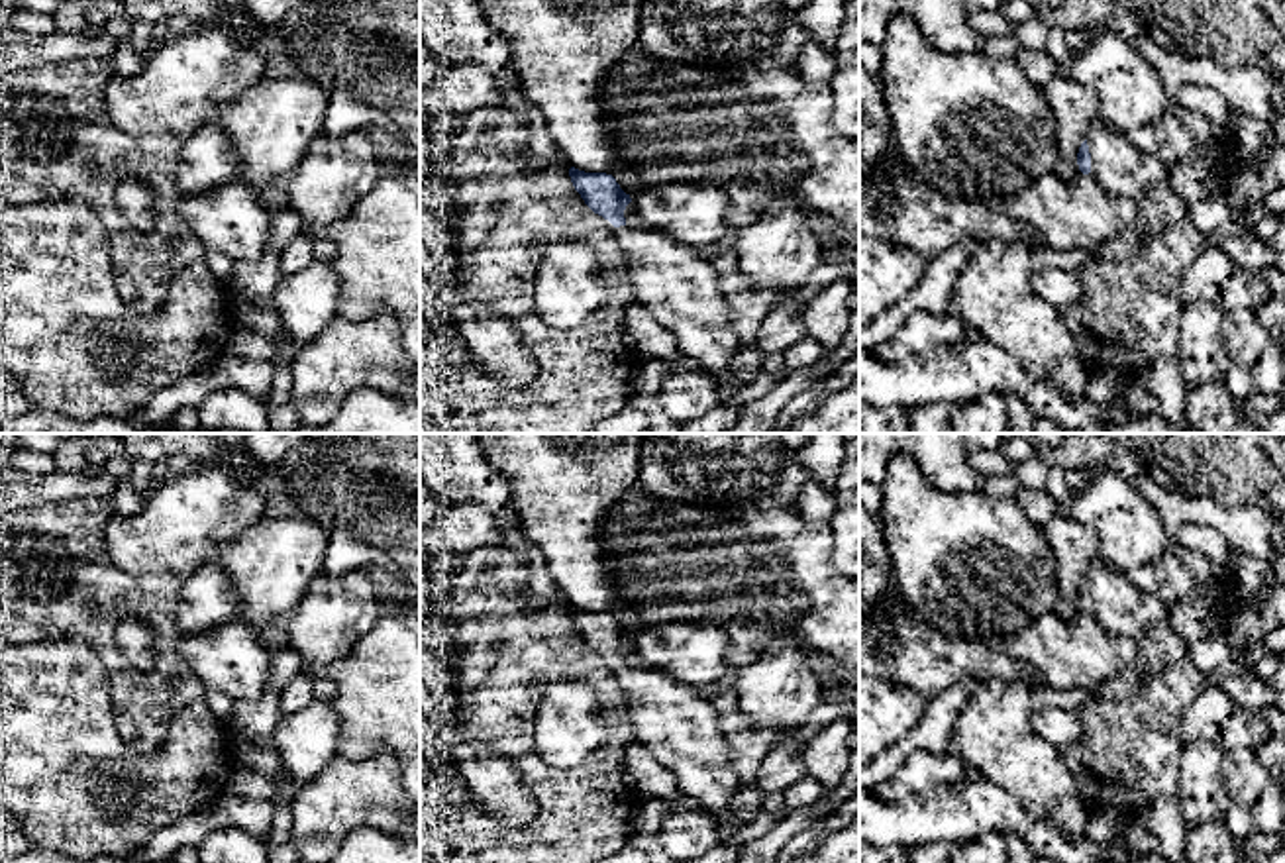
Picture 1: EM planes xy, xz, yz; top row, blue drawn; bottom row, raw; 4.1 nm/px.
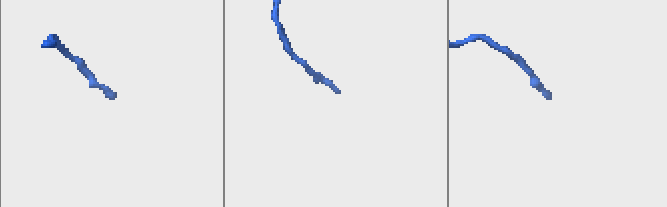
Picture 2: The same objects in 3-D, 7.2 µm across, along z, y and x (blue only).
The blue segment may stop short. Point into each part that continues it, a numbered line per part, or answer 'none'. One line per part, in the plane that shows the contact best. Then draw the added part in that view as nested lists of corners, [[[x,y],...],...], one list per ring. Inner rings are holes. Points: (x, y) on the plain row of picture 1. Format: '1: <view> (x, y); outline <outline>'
1: yz (1117, 605); outline [[[1095,561],[1089,567],[1087,584],[1091,592],[1091,616],[1114,635],[1128,635],[1136,641],[1161,622],[1169,622],[1169,604],[1156,594],[1138,590],[1128,575]]]

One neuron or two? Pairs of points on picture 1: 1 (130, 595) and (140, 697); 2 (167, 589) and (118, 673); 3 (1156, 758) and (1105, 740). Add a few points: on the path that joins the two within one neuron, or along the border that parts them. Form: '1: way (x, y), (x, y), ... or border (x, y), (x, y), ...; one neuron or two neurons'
1: way (130, 620), (136, 671); one neuron
2: way (146, 610), (144, 620), (136, 628), (136, 652); one neuron
3: way (1144, 758), (1136, 758), (1117, 740); one neuron

